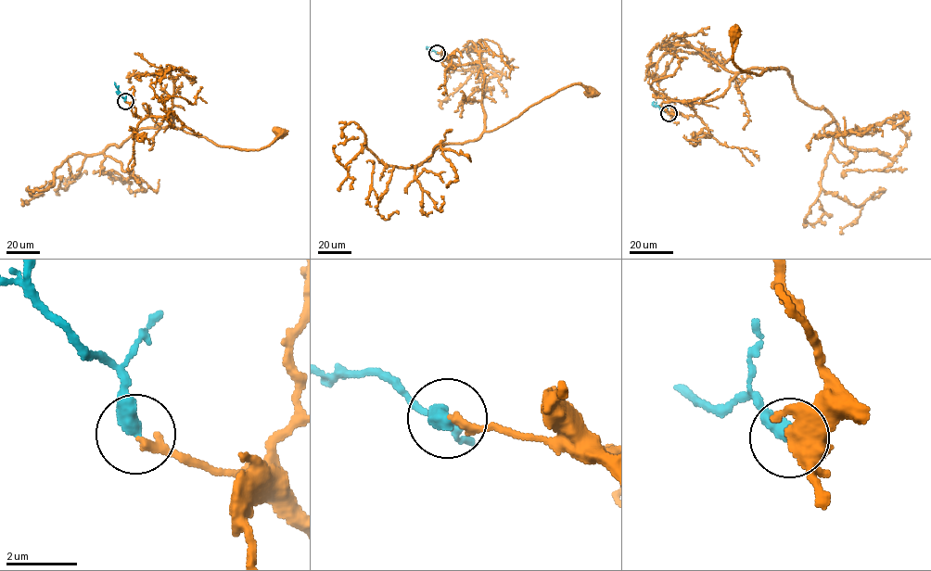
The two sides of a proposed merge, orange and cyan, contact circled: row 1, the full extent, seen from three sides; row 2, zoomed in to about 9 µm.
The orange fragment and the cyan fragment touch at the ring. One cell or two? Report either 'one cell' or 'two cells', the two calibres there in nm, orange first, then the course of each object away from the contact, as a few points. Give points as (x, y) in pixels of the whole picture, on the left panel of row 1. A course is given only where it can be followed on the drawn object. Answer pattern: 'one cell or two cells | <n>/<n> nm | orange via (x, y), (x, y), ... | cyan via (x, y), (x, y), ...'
one cell | 220/440 nm | orange via (125, 101), (141, 119), (163, 117), (172, 128), (171, 115), (174, 127), (219, 145), (257, 150), (280, 133) | cyan via (125, 101), (116, 83)

